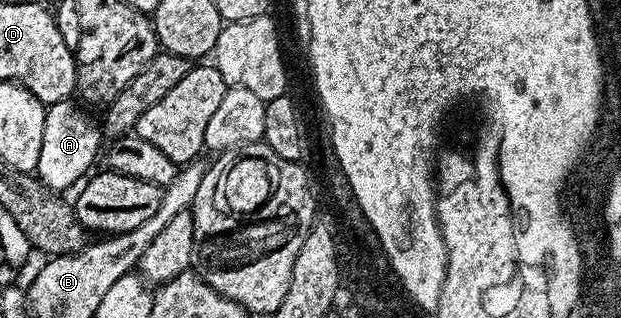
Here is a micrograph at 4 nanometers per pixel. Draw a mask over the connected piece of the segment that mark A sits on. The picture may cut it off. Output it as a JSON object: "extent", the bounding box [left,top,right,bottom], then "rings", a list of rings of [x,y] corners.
{"extent":[36,99,104,192],"rings":[[[65,99],[59,103],[52,103],[46,107],[46,120],[44,121],[44,141],[40,141],[40,161],[36,174],[51,191],[65,192],[65,187],[70,187],[74,182],[87,178],[90,166],[98,155],[98,146],[103,146],[104,135],[96,124],[90,120],[90,115],[85,106]]]}

